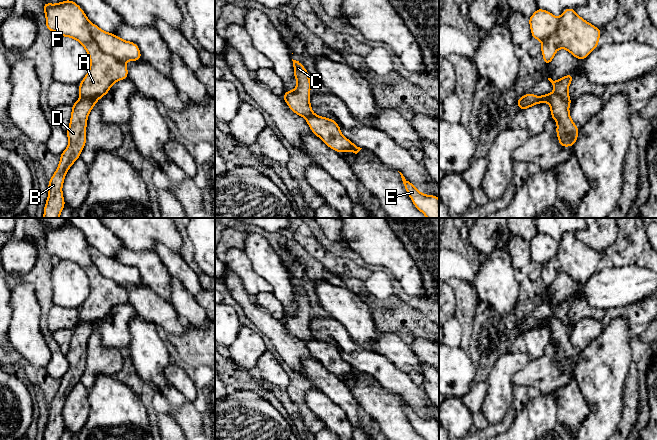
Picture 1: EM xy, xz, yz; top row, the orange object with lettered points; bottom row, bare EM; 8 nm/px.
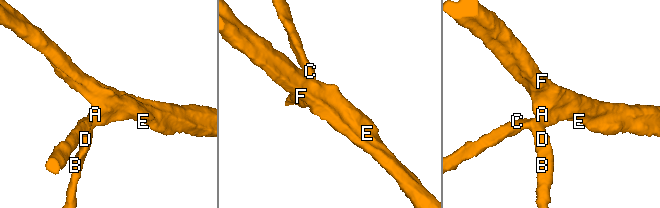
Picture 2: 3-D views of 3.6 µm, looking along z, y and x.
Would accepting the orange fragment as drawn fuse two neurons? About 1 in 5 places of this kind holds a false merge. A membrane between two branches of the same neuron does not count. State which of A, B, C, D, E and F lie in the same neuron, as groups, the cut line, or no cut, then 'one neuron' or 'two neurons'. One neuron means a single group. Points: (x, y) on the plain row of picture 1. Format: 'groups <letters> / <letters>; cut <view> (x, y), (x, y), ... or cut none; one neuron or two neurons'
groups A E F / B C D; cut xy (81, 319), (89, 323), (94, 329); two neurons

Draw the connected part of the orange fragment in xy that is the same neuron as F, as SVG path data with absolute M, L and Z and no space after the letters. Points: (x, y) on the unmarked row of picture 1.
M69 223L56 228L44 226L43 233L49 255L77 264L87 275L90 291L79 308L79 317L94 330L115 306L128 302L125 285L142 283L138 269L104 256L89 245L75 226Z

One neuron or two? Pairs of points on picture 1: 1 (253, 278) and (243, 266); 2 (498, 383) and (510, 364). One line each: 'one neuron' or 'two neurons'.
1: one neuron
2: one neuron

